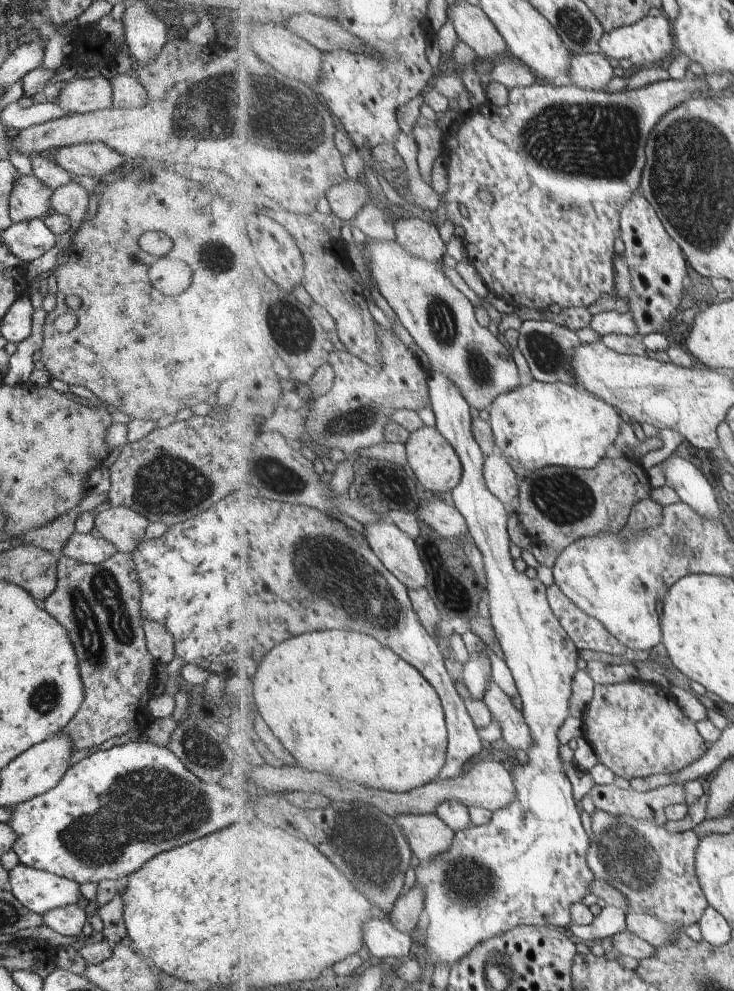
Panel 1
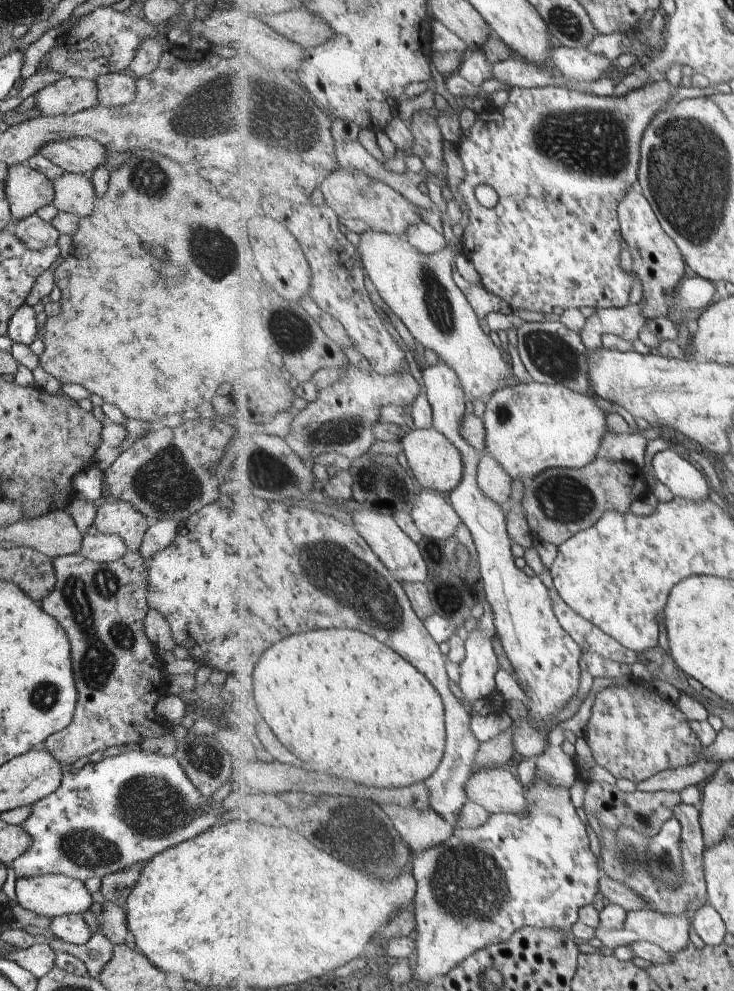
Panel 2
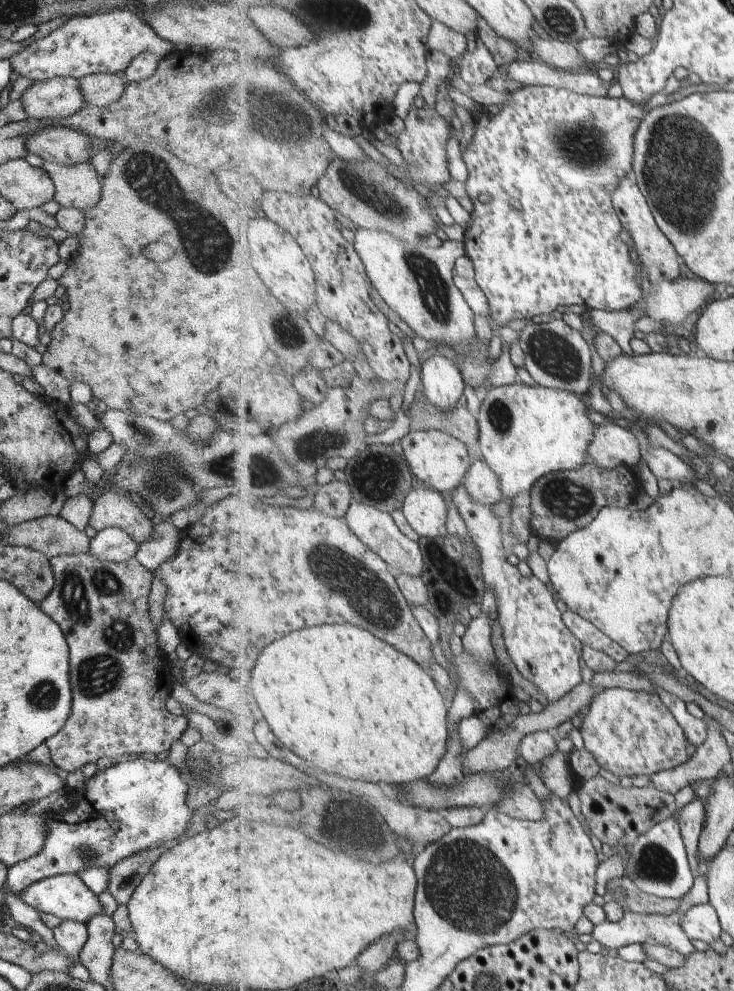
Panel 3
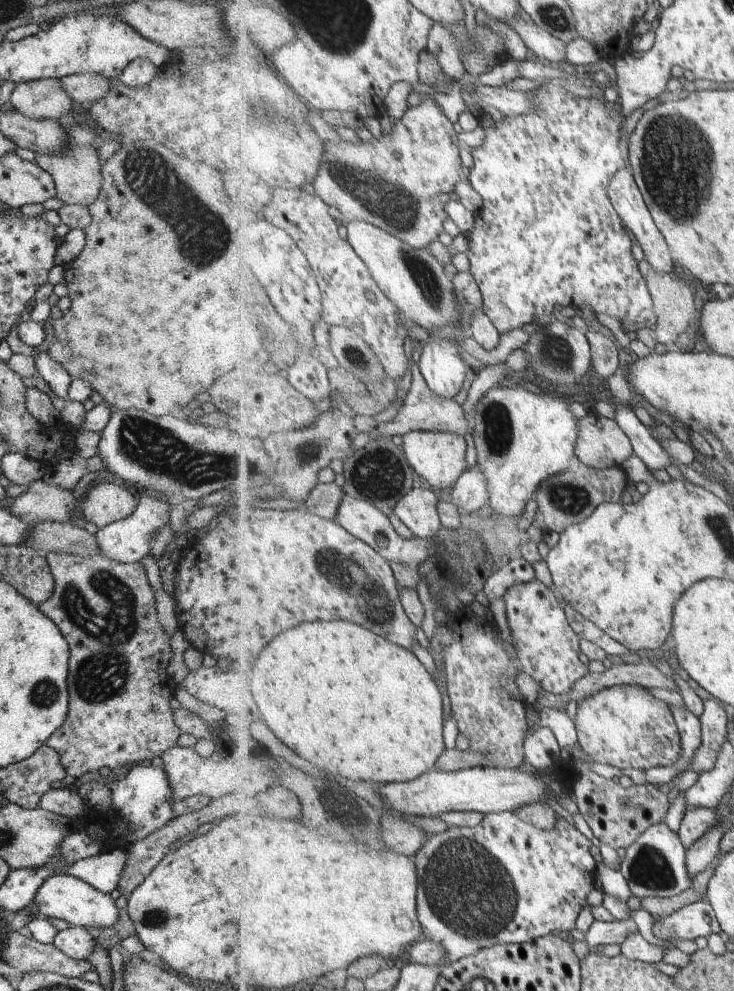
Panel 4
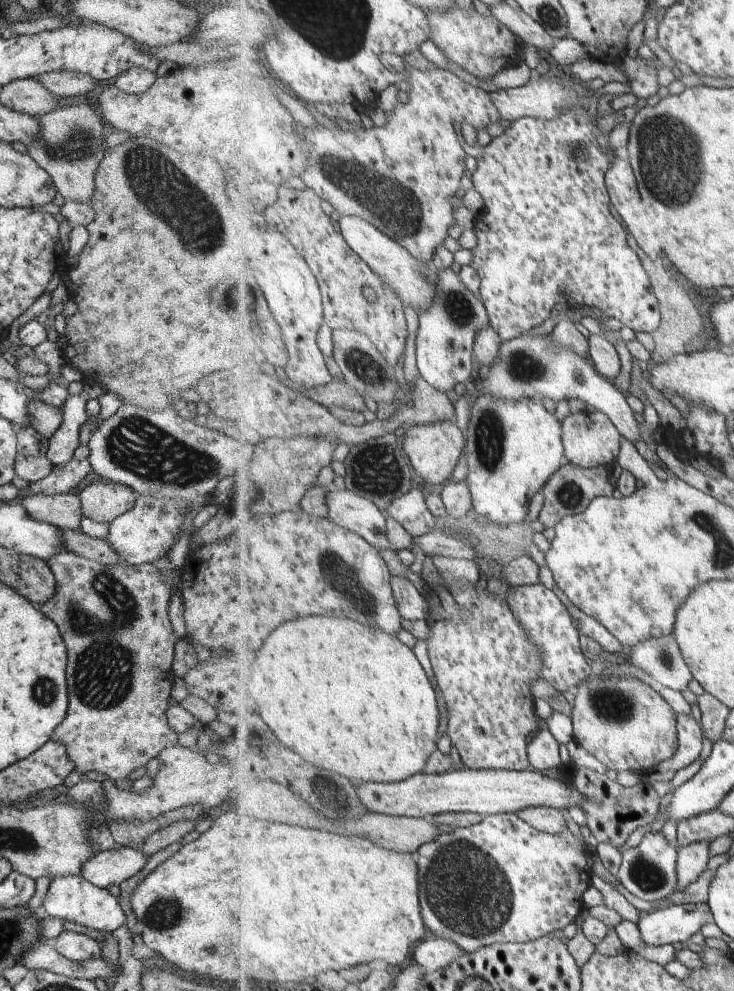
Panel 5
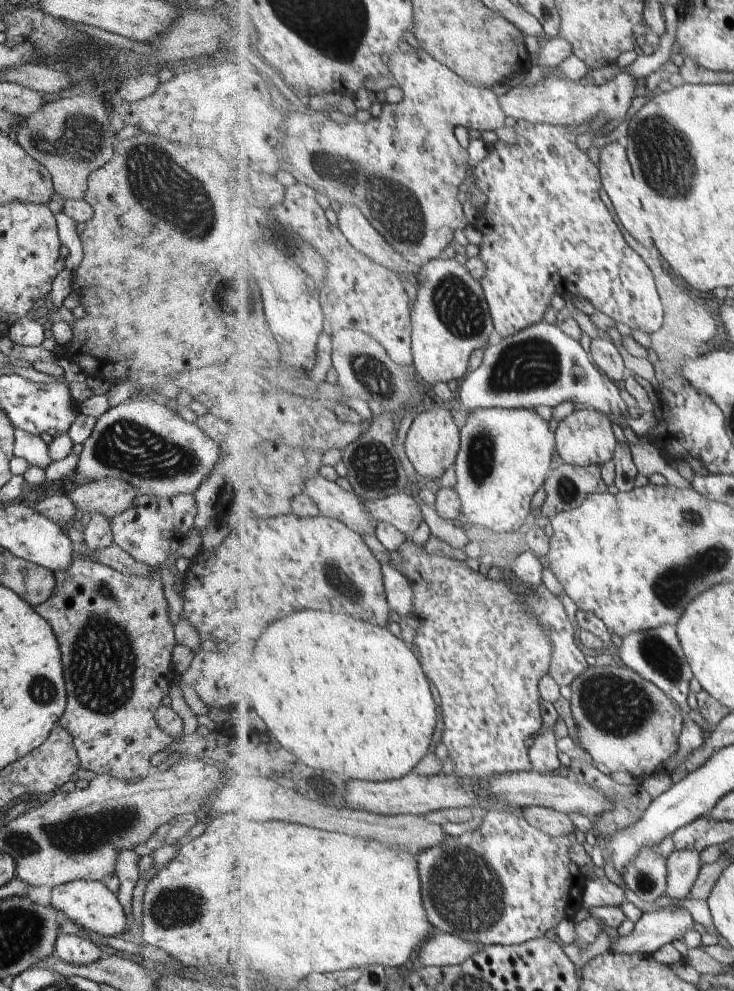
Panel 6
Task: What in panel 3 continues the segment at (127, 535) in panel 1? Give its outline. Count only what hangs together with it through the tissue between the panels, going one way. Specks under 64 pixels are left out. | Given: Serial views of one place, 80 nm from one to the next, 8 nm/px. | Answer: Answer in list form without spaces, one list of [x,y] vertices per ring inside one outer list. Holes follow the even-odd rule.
[[[103,491],[92,503],[88,525],[93,530],[117,527],[124,531],[133,542],[141,544],[151,537],[154,520],[137,507],[137,501],[130,501],[124,495]]]

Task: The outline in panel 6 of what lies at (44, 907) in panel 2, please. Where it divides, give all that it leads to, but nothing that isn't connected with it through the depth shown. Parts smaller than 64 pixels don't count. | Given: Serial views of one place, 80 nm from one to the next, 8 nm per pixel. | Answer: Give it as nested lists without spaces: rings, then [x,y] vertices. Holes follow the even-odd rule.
[[[76,879],[55,885],[49,896],[49,905],[54,910],[65,914],[69,920],[73,920],[79,928],[90,930],[104,937],[121,937],[126,930],[126,917],[116,896],[99,881]]]

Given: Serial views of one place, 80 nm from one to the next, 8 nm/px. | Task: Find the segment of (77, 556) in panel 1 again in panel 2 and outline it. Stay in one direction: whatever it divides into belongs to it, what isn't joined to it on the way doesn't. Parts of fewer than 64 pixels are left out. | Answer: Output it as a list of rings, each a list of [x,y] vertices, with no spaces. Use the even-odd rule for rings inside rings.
[[[83,533],[79,550],[75,553],[94,563],[108,563],[115,562],[127,550],[123,541],[117,535]]]

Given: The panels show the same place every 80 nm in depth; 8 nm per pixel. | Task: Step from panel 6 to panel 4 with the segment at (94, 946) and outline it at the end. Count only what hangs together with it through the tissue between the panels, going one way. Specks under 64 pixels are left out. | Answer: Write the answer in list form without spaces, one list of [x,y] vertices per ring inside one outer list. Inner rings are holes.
[[[76,926],[57,931],[52,941],[52,945],[57,950],[76,961],[86,960],[94,944],[88,930]]]

